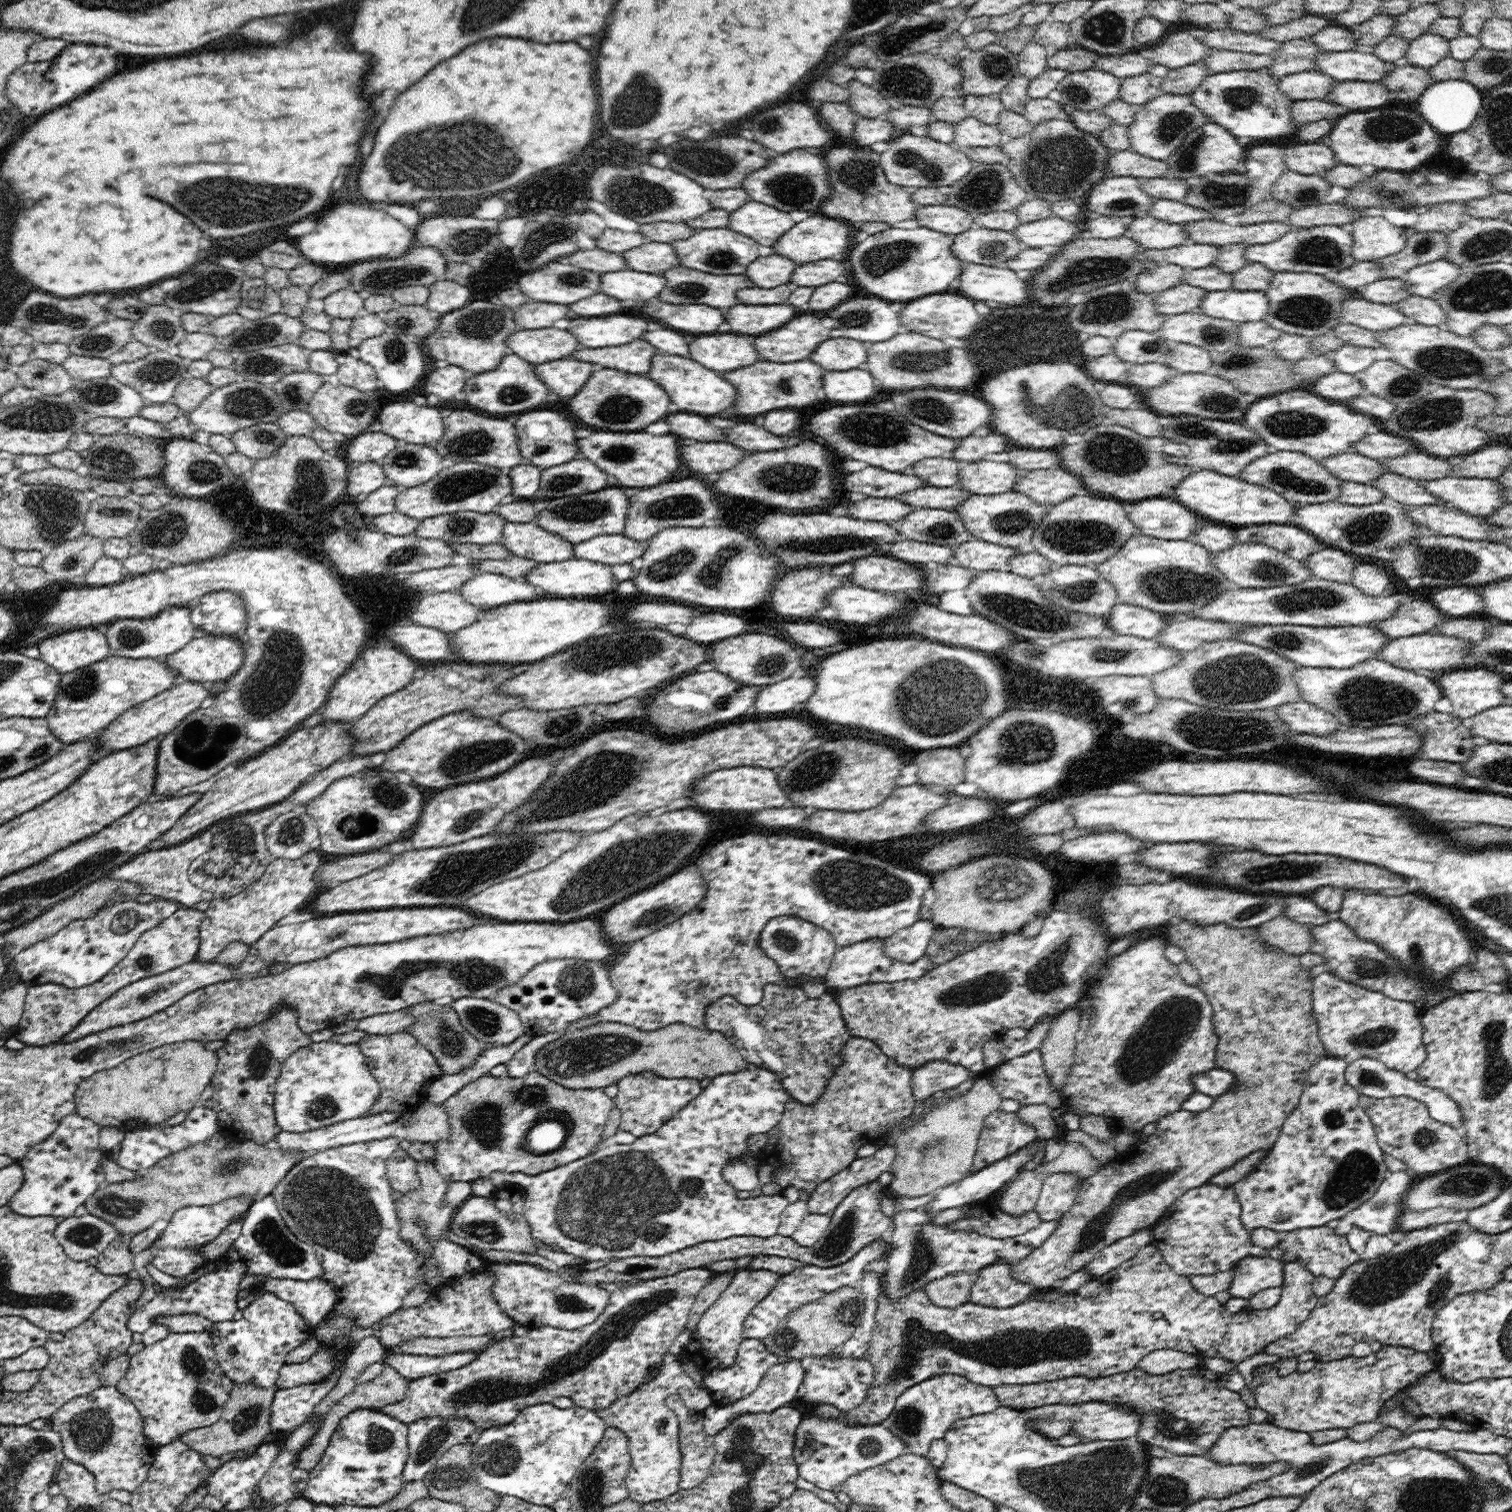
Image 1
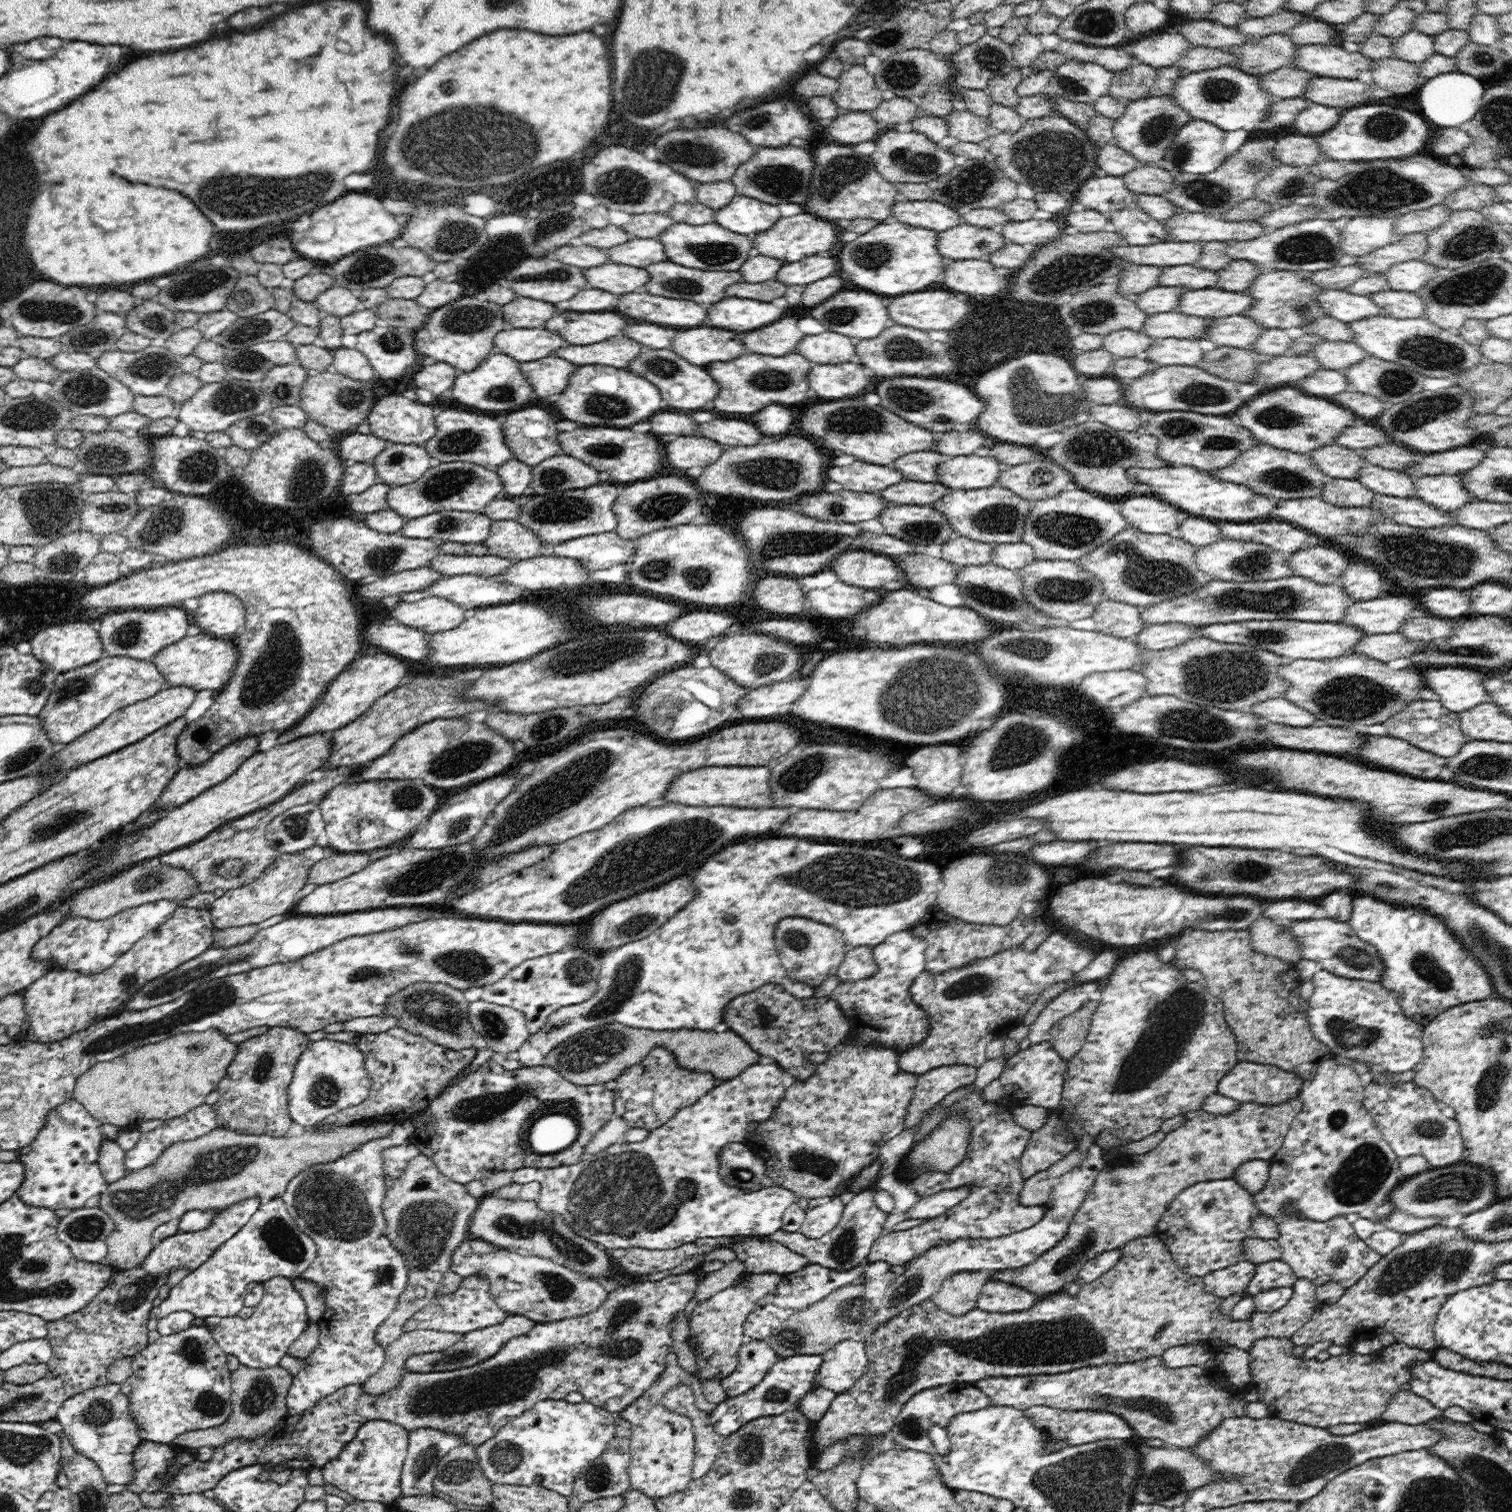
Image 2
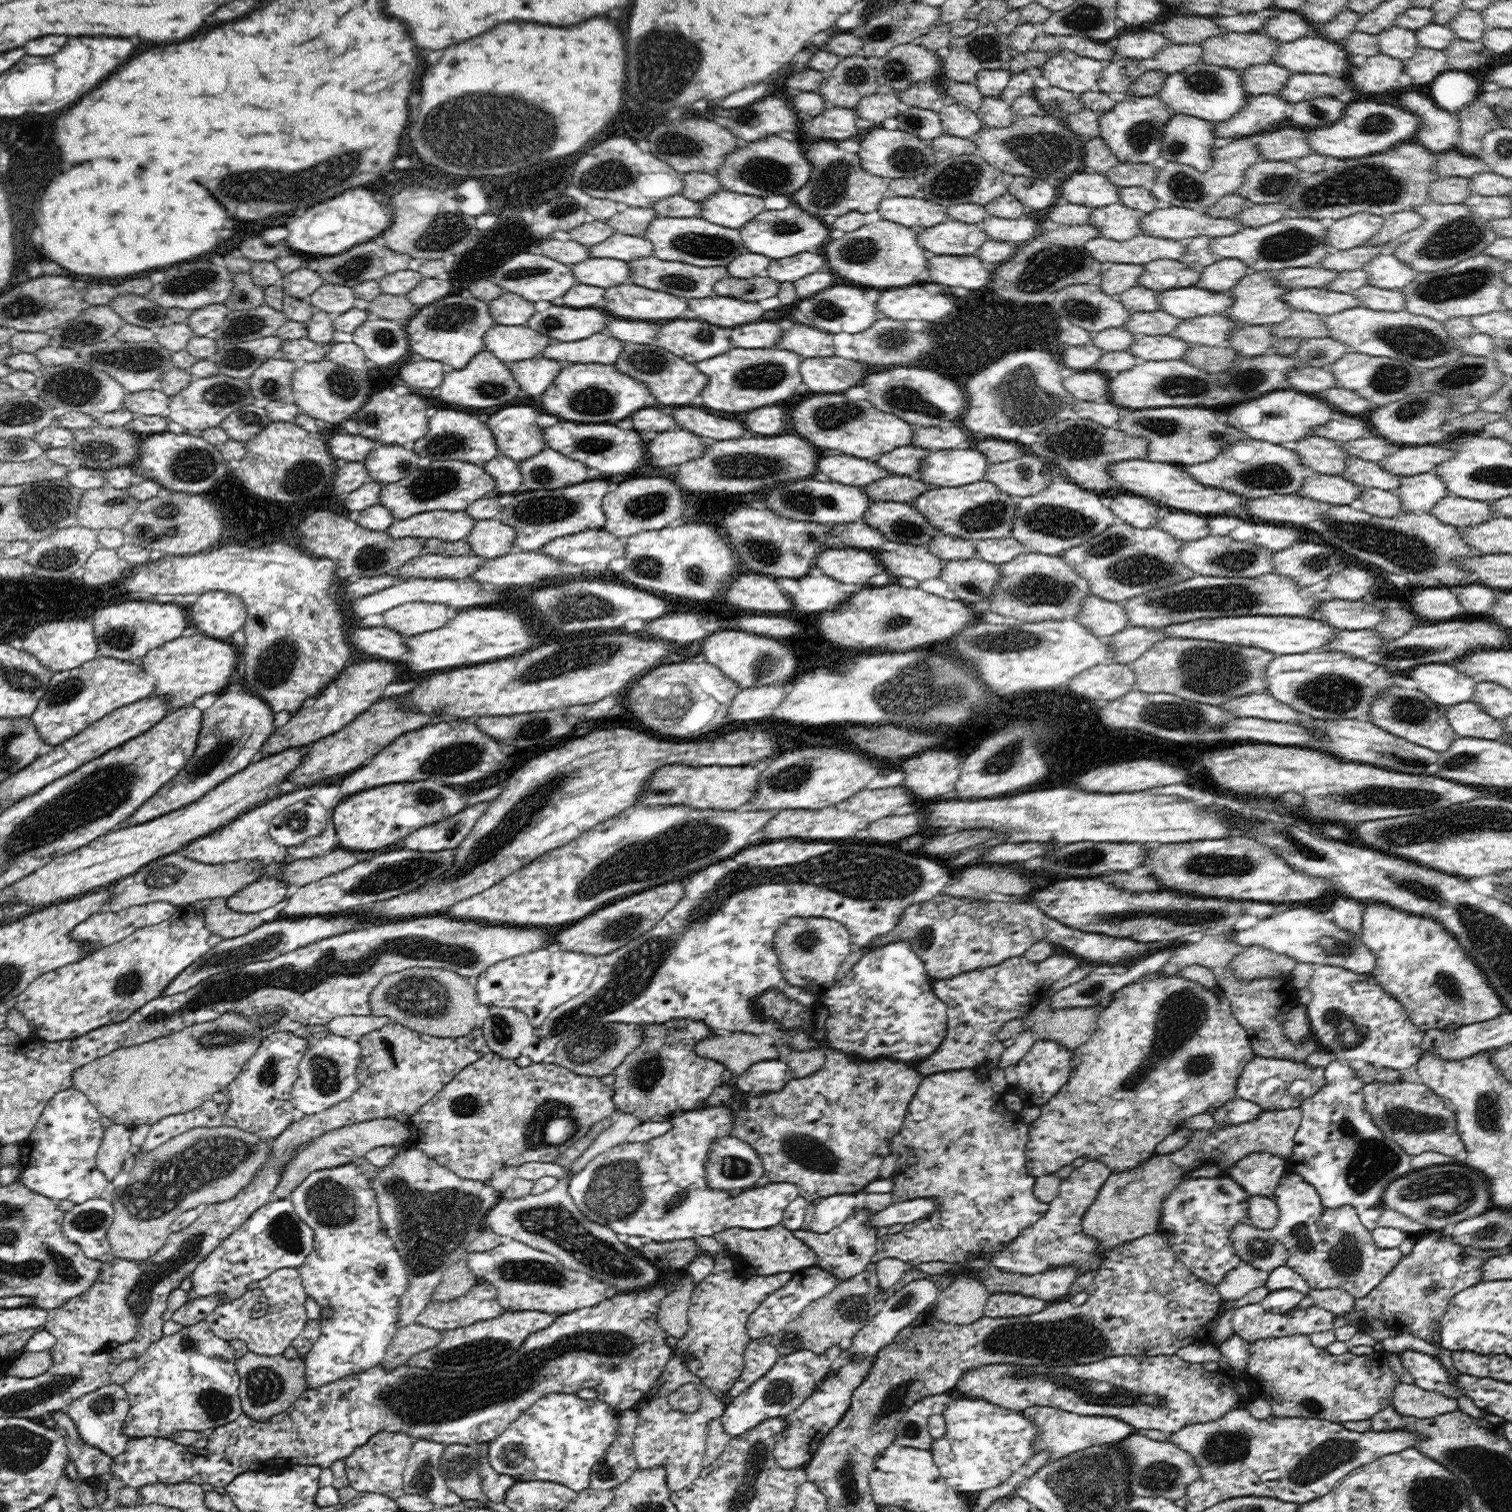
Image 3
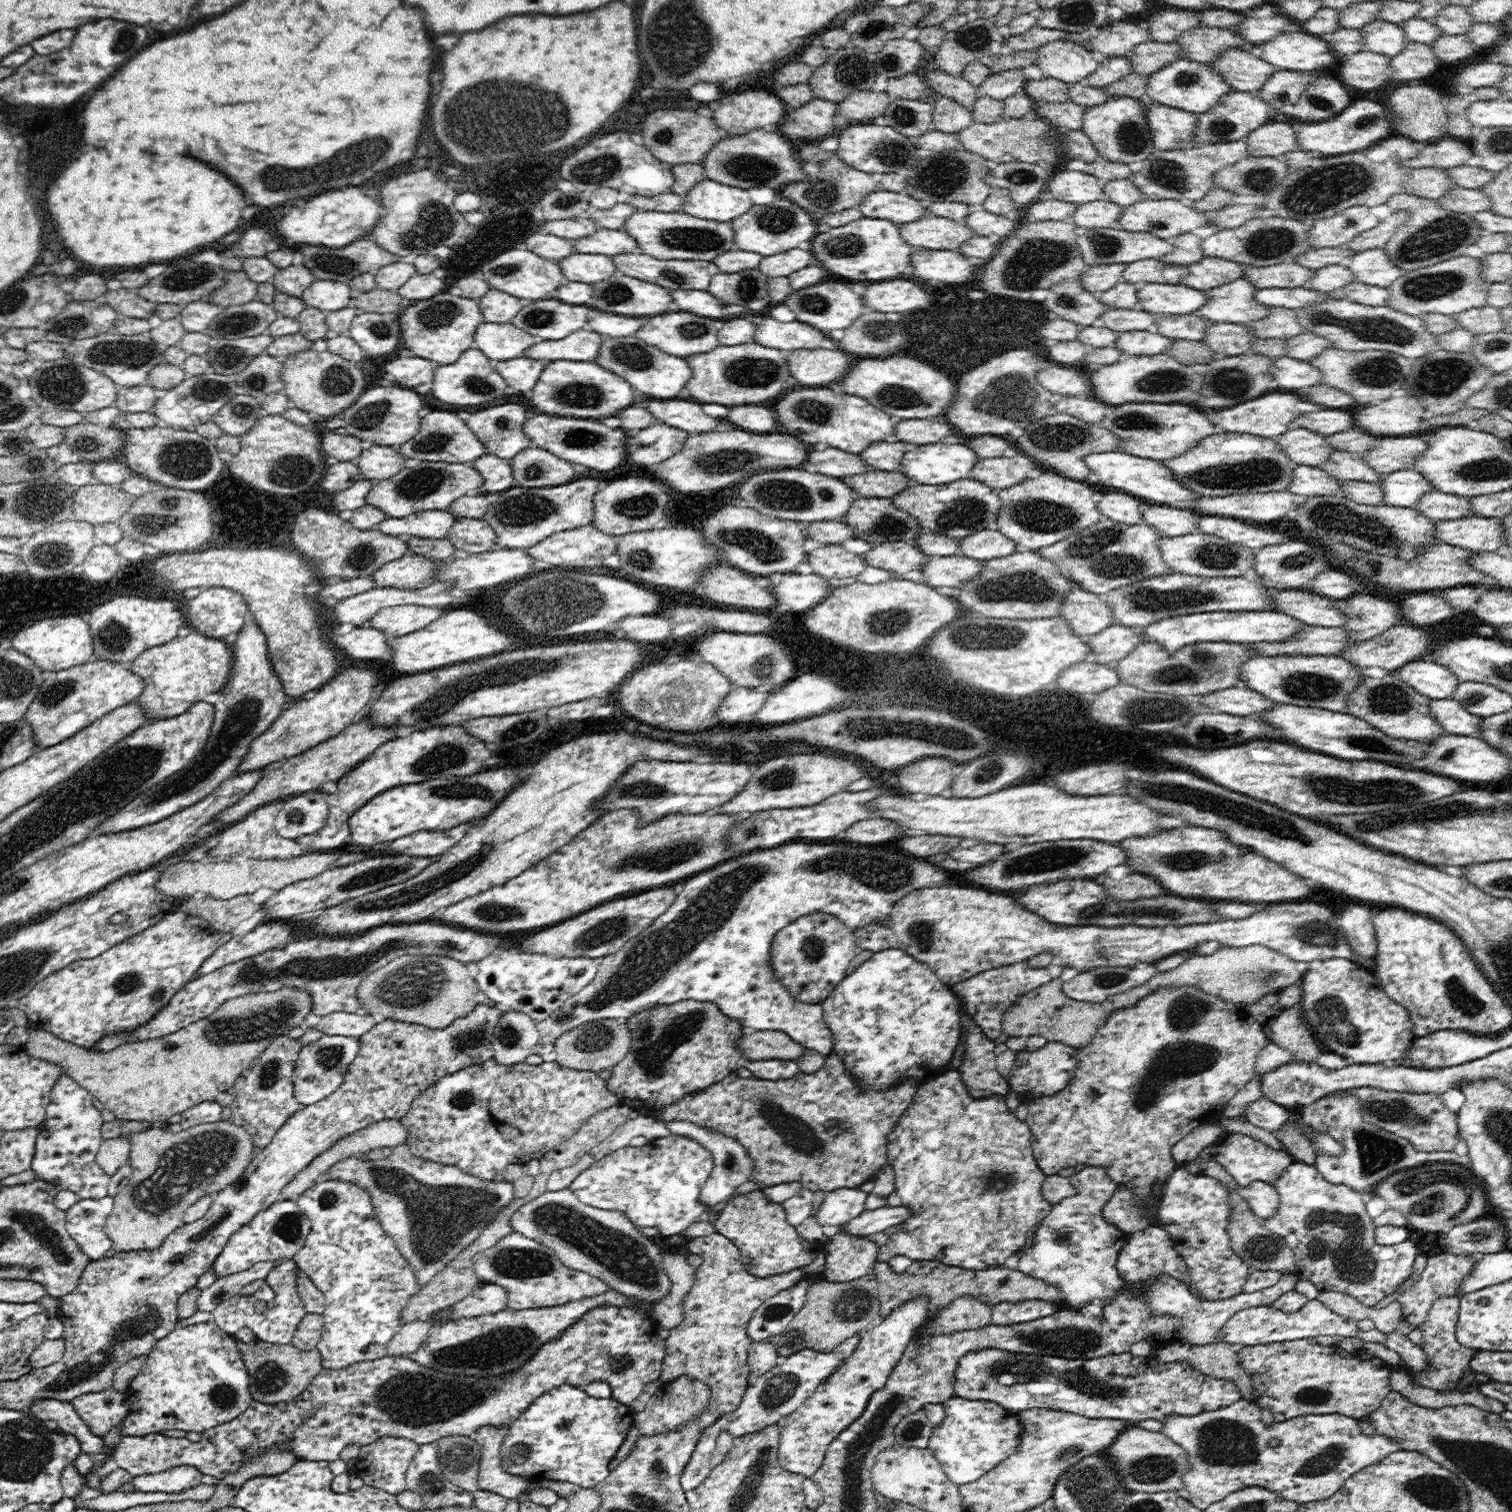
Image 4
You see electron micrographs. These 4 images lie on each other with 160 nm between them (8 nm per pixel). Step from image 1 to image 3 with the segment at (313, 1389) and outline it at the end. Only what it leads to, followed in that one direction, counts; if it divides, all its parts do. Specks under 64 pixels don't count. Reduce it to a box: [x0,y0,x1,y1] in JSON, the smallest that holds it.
[290,1162,408,1390]

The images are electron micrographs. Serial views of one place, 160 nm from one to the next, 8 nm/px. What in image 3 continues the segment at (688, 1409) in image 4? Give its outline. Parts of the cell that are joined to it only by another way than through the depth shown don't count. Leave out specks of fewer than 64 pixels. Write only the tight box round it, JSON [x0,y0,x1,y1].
[633,1353,725,1492]

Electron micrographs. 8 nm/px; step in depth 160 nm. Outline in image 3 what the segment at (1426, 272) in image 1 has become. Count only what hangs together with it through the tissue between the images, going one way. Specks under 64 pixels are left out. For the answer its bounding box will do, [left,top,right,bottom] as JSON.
[1364,254,1418,290]

